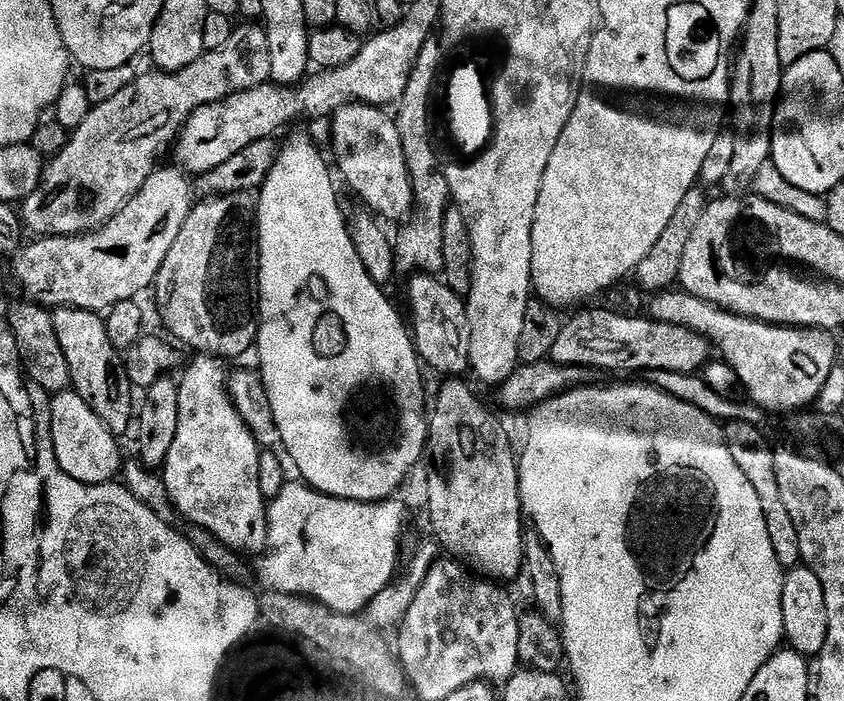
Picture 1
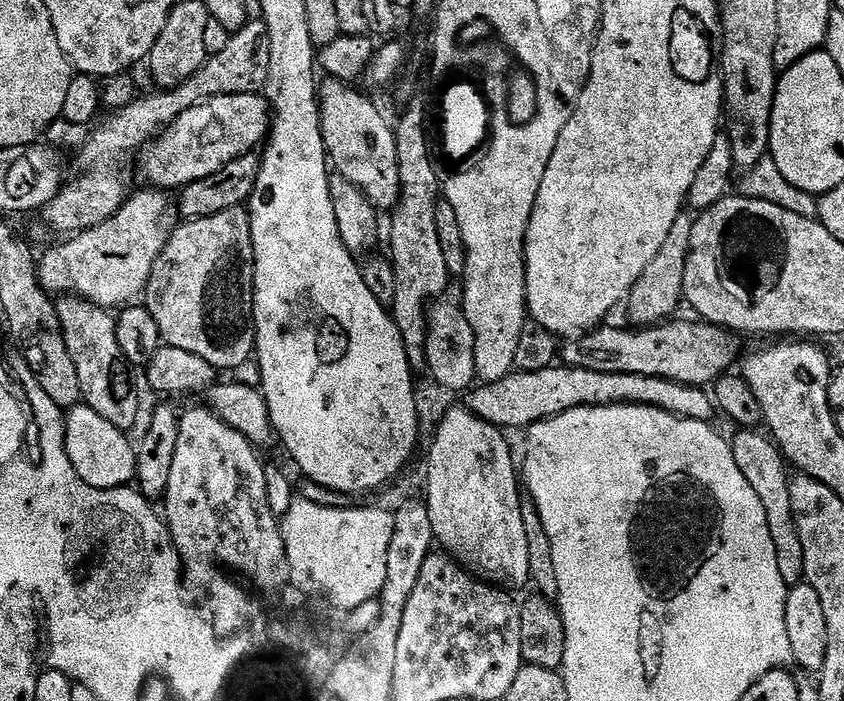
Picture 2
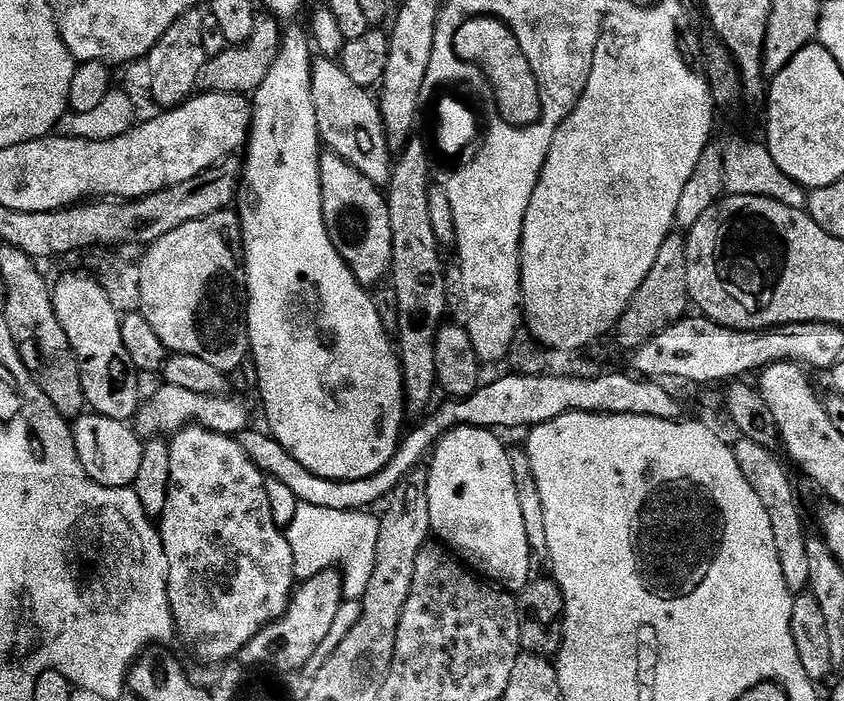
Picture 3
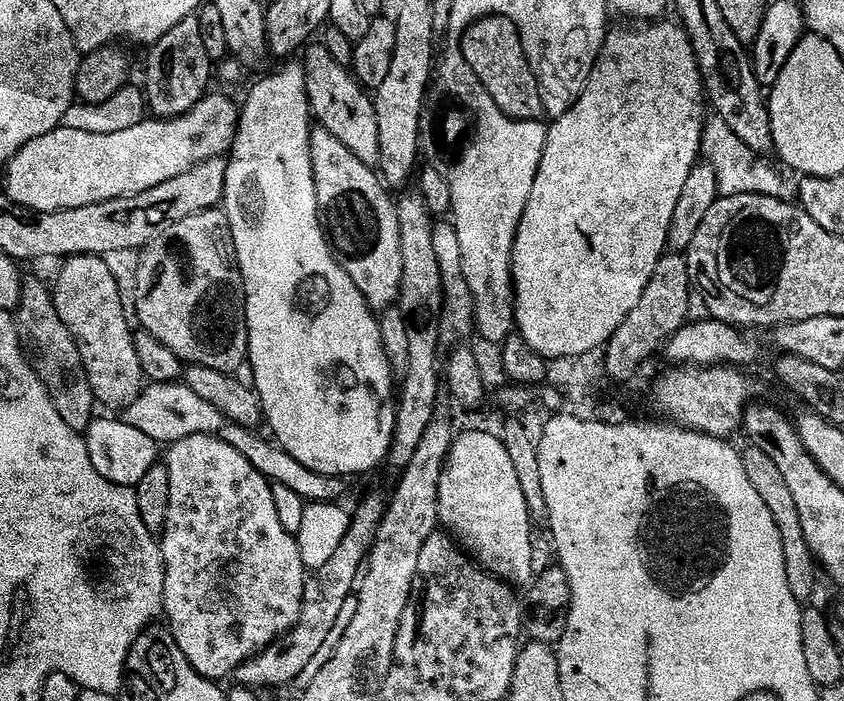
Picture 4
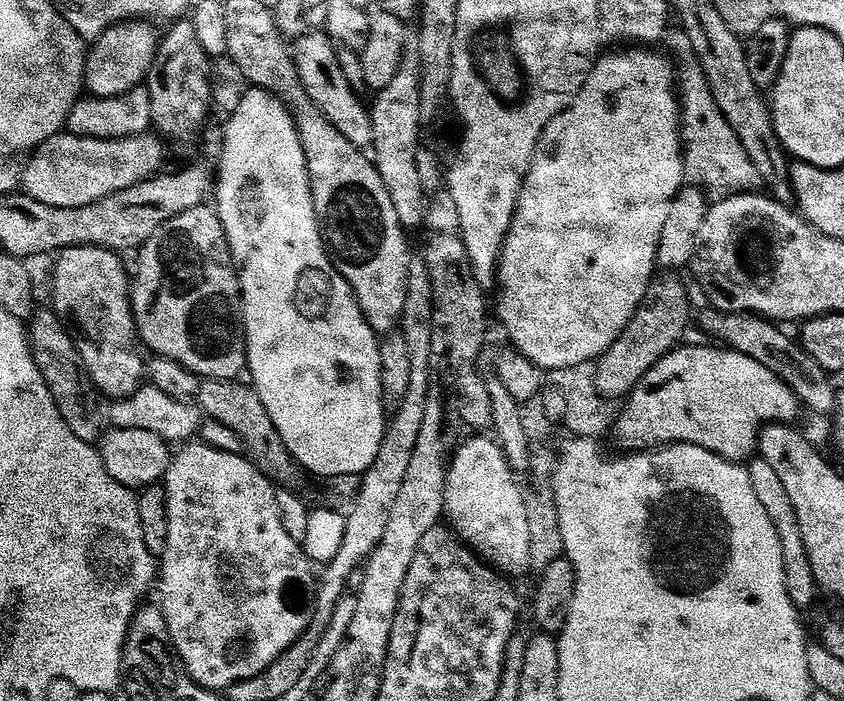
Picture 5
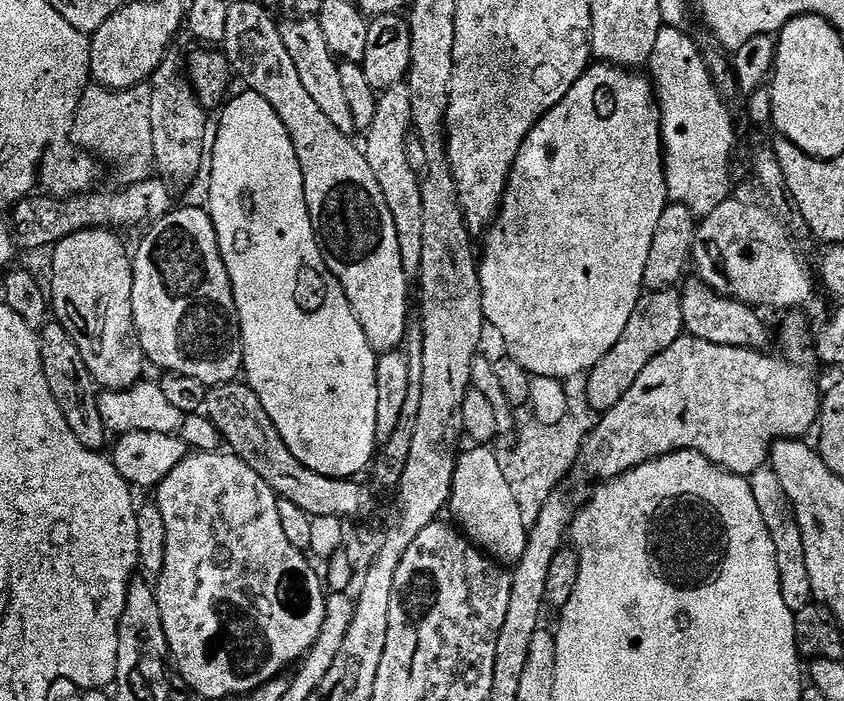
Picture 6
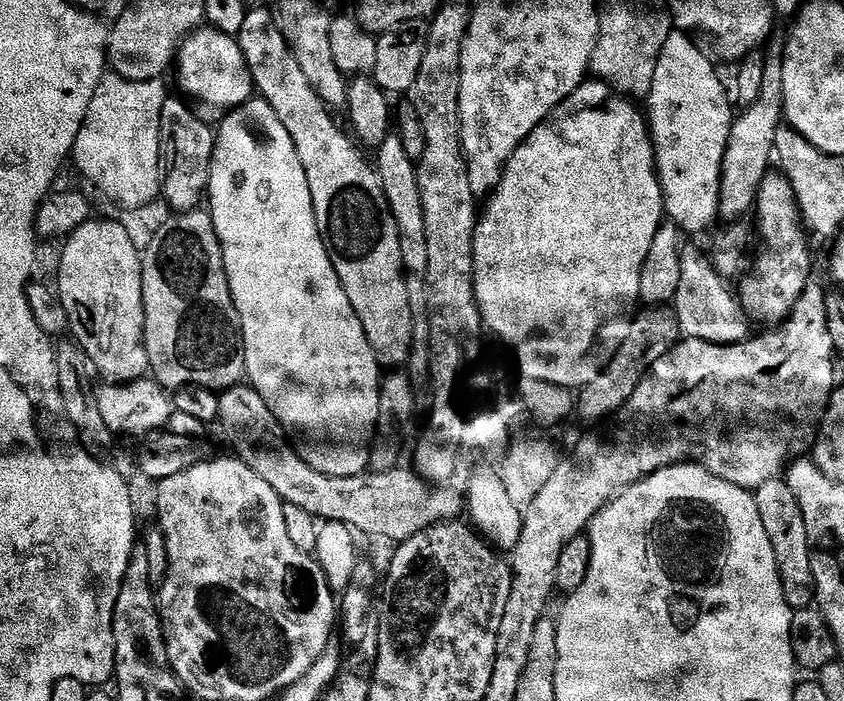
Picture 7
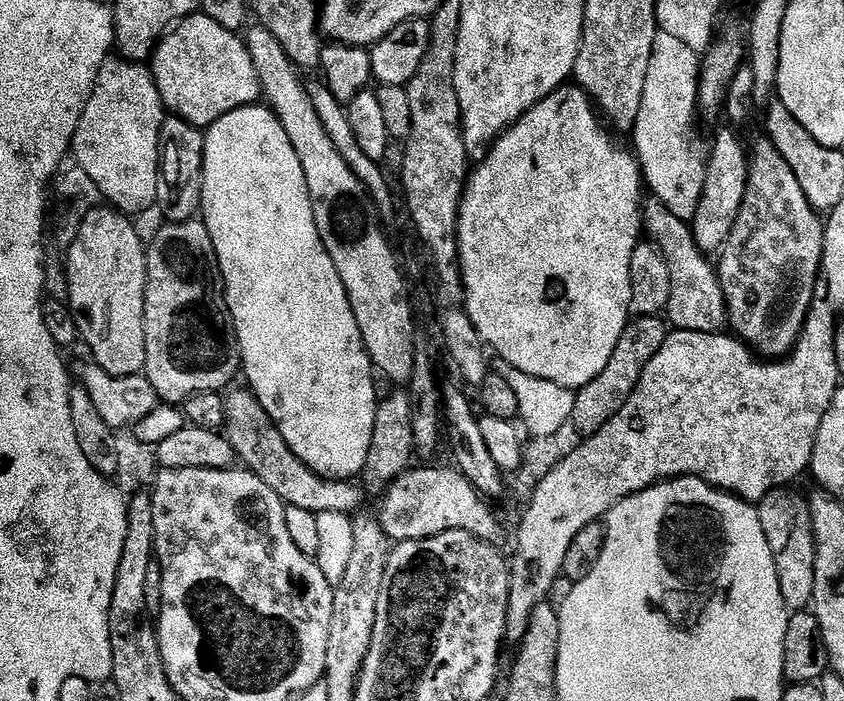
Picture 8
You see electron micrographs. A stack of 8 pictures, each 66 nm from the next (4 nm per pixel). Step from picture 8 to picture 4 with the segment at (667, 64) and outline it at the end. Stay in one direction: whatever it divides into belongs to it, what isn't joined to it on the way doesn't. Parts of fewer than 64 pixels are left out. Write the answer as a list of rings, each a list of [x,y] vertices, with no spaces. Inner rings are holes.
[[[712,118],[705,123],[704,133],[700,138],[700,151],[703,159],[713,168],[714,174],[717,175],[717,190],[721,197],[737,196],[738,194],[758,194],[759,196],[769,196],[779,200],[791,201],[793,199],[794,188],[793,185],[791,188],[784,181],[783,174],[785,175],[785,173],[775,163],[772,165],[771,159],[750,150],[750,147],[746,146],[730,130],[730,127],[726,126],[726,122]]]

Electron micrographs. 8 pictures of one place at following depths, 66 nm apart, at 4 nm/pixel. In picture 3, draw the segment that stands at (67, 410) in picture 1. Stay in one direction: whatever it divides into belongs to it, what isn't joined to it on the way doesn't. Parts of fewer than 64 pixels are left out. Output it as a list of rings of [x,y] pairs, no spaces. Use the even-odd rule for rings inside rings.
[[[85,414],[75,421],[72,437],[82,470],[90,474],[94,482],[107,488],[131,488],[141,469],[145,441],[135,427],[125,421],[106,418],[95,414]]]

